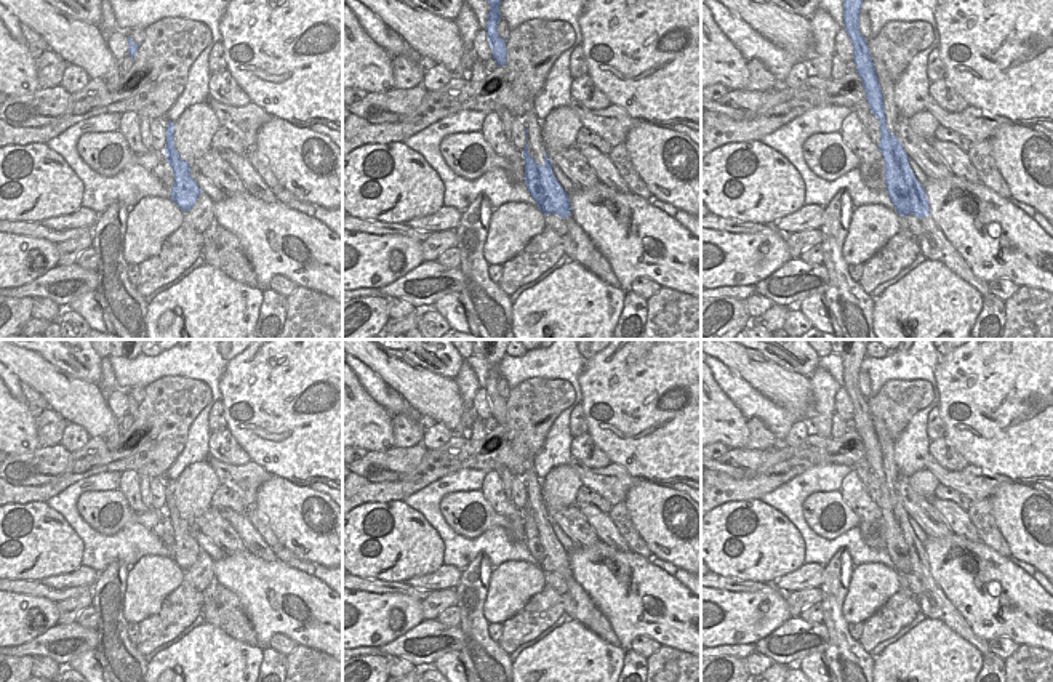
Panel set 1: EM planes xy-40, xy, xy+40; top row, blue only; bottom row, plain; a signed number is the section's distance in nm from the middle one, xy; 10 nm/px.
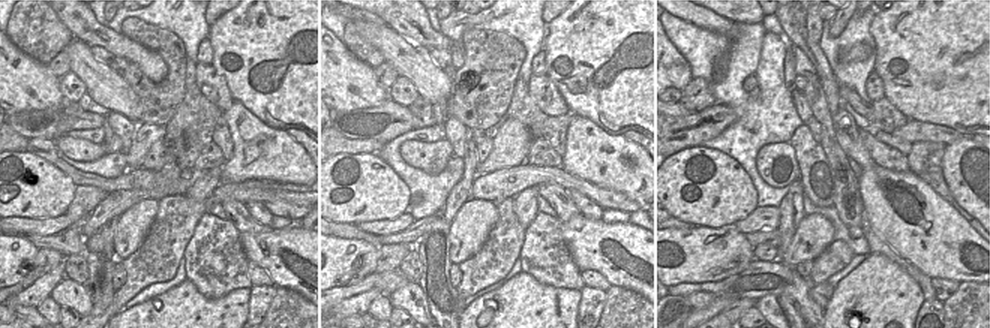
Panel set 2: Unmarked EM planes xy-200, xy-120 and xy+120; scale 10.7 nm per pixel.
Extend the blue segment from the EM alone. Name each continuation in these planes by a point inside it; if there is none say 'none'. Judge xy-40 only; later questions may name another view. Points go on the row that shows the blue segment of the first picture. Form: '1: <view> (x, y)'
none

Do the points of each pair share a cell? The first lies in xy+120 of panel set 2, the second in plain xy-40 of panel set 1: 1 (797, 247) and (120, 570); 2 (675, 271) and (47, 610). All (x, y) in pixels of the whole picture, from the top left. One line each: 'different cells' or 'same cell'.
1: different cells
2: same cell

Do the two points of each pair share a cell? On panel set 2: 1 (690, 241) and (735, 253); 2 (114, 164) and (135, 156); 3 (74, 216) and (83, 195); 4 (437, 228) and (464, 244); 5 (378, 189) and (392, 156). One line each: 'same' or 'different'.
1: same
2: different
3: same
4: different
5: different

